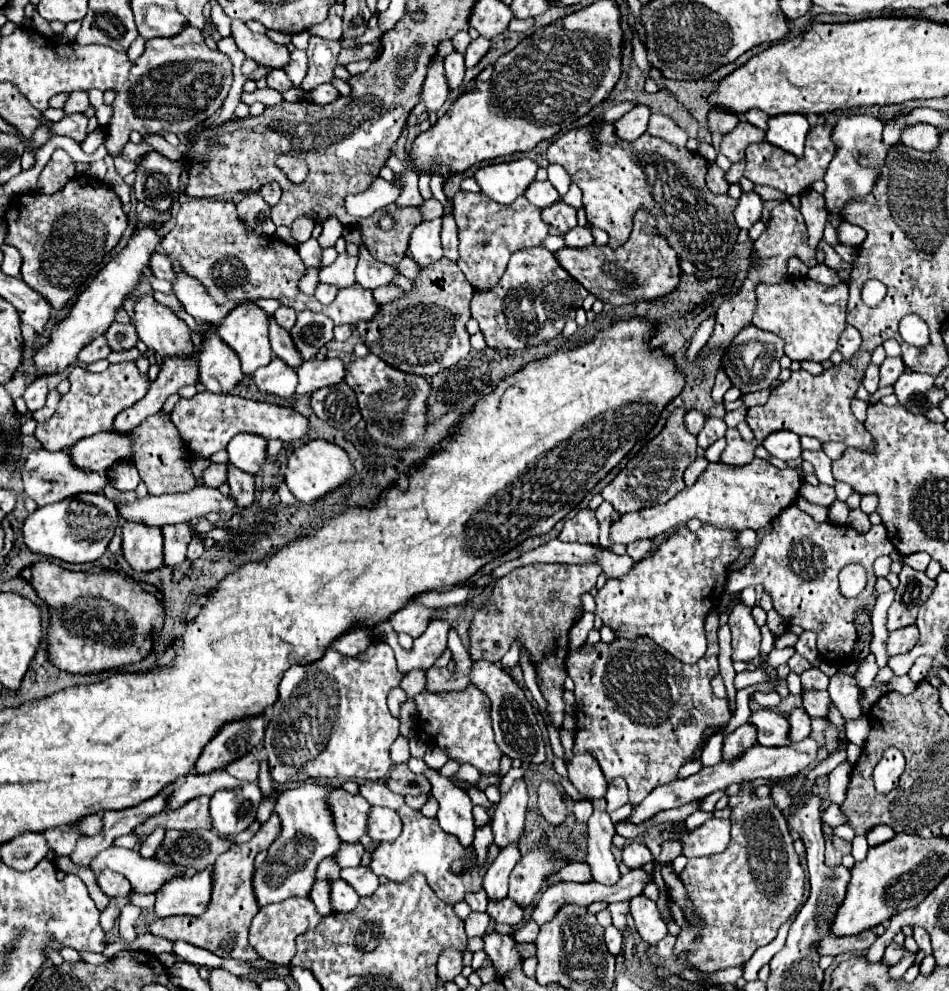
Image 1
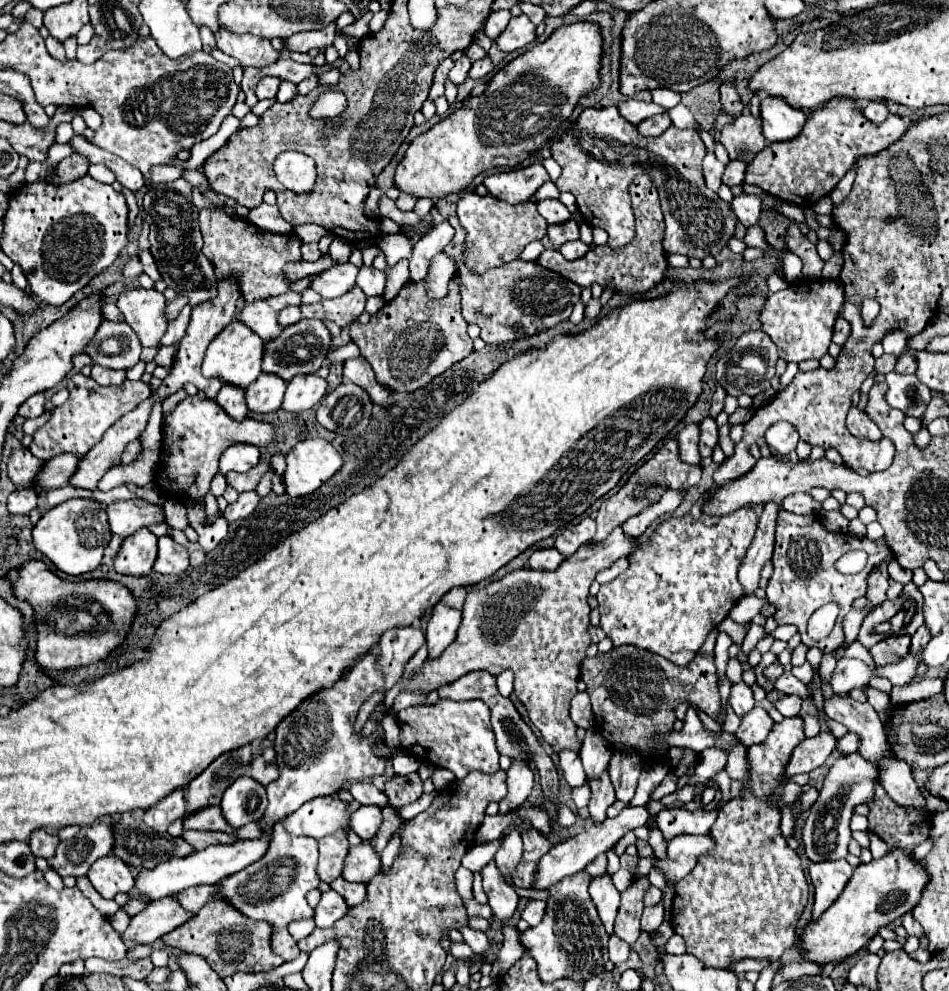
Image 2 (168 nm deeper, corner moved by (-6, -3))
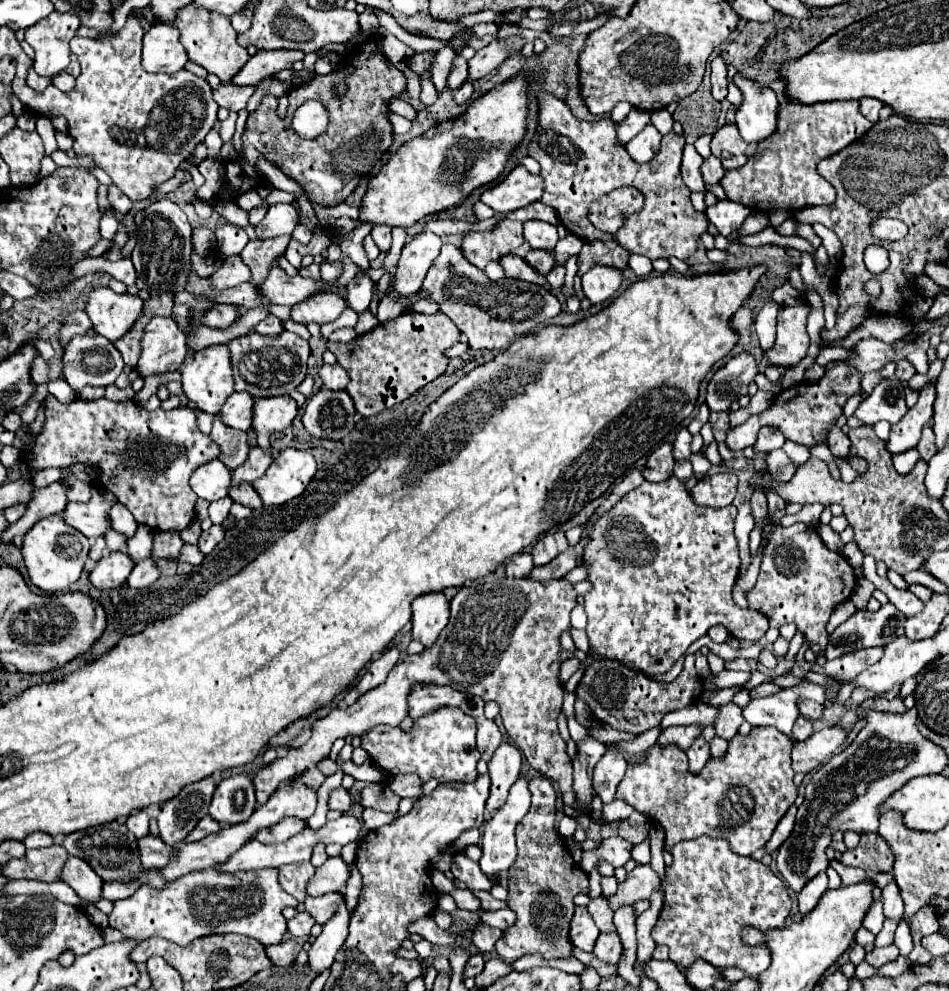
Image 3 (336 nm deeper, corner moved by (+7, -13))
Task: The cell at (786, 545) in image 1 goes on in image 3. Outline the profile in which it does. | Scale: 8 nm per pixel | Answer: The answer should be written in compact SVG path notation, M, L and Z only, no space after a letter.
M793 524L789 528L777 526L767 536L769 542L763 550L763 562L757 584L747 594L749 608L765 614L773 628L781 628L783 624L795 622L797 630L805 634L807 644L819 644L819 648L825 648L827 620L837 604L849 600L857 584L853 568L841 554L831 552L821 542L815 526L809 524Z

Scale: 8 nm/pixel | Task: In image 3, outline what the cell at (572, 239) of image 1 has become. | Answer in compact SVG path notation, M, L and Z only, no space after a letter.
M555 266L549 274L547 274L547 282L549 282L549 288L551 292L559 290L563 286L563 278L565 278L565 266Z

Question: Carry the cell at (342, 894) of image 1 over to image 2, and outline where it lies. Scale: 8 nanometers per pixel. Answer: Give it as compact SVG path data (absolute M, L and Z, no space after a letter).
M334 890L324 892L322 900L314 912L316 926L330 928L334 922L338 922L342 916L346 916L346 910L350 910L350 908L348 908L346 900L342 900L342 896L338 896L338 892L334 892Z

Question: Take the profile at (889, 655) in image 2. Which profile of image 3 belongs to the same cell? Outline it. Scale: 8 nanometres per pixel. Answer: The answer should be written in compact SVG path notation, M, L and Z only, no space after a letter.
M867 648L867 650L849 652L837 660L827 662L825 666L813 664L813 672L821 672L839 682L849 682L849 680L857 678L857 674L861 674L863 670L873 666L881 658L881 652L883 652L883 648Z

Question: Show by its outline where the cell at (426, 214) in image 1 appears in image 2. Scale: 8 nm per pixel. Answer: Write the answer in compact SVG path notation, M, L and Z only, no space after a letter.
M382 198L380 200L380 214L382 216L386 216L386 218L390 218L390 220L394 220L398 226L402 226L402 224L416 224L416 222L422 222L422 218L418 218L418 214L414 212L414 210L410 210L410 212L402 212L390 198Z

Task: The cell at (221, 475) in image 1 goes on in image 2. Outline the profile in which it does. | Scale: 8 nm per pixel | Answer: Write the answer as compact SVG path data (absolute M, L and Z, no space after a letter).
M260 460L260 464L256 468L252 468L250 472L228 472L226 474L226 484L230 488L236 488L238 492L248 492L248 490L254 490L256 484L260 482L260 478L264 476L264 472L270 468L270 464L266 460Z

